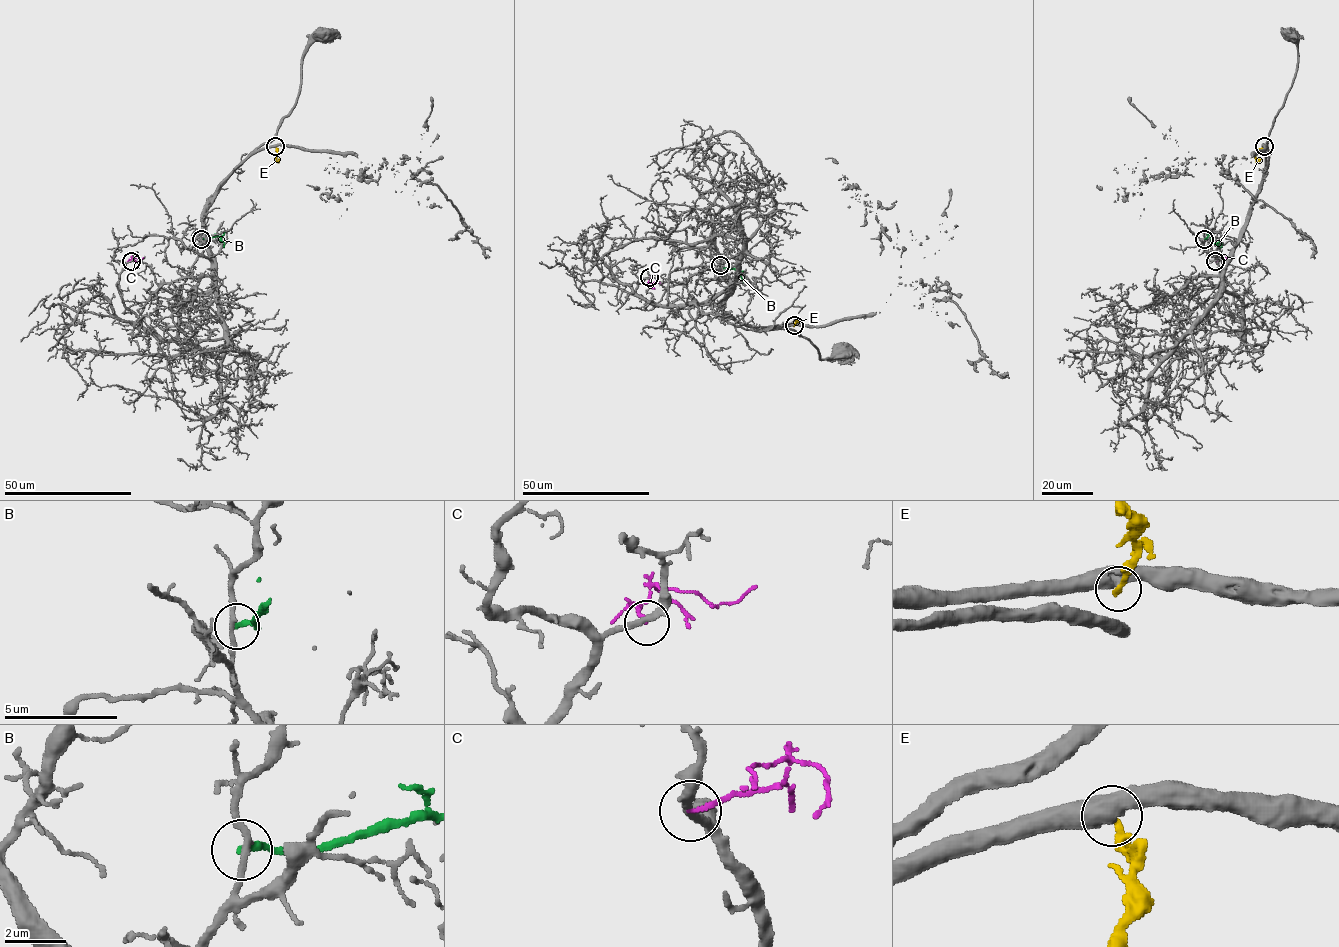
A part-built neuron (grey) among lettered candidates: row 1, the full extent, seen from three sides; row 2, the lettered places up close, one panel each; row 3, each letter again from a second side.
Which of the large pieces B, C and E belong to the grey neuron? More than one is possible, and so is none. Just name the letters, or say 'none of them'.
none of them

